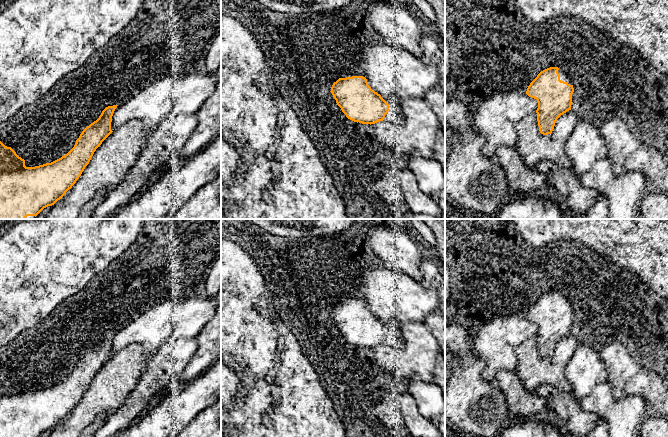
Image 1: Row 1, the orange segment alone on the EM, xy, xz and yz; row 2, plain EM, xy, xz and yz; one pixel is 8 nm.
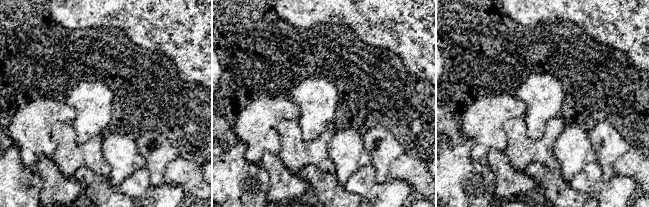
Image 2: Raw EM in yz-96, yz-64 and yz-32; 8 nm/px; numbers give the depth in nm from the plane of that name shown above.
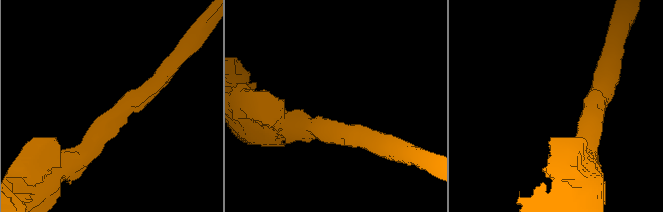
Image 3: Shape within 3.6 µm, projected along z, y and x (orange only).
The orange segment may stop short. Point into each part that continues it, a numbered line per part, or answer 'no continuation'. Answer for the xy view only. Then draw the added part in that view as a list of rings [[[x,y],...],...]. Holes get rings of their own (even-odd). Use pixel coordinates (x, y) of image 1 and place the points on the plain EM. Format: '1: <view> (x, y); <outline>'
no continuation

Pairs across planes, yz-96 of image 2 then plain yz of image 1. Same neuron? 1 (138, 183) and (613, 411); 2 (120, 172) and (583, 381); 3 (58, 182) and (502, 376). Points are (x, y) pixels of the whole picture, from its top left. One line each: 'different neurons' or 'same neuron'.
1: same neuron
2: same neuron
3: same neuron

